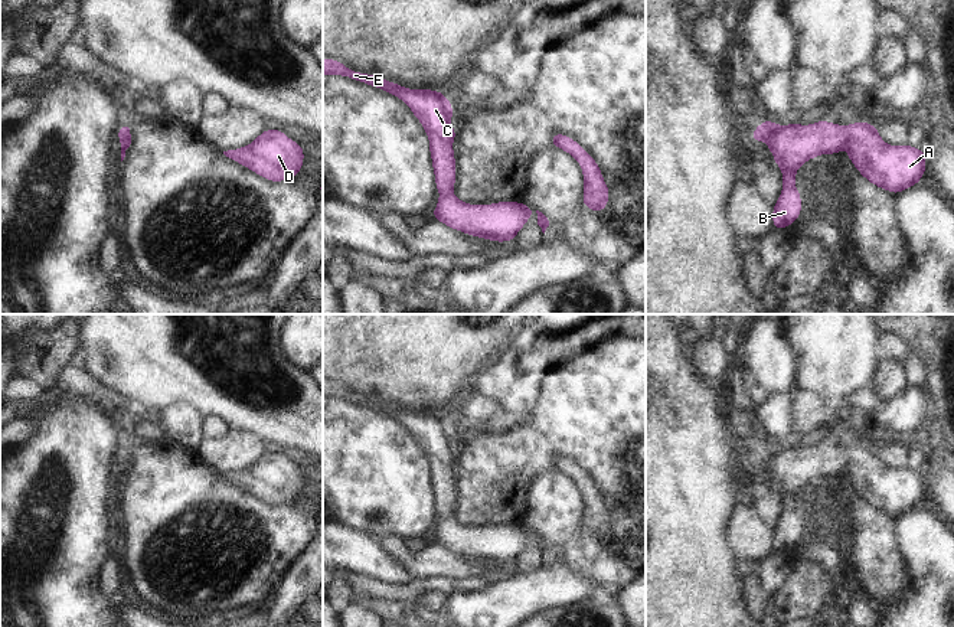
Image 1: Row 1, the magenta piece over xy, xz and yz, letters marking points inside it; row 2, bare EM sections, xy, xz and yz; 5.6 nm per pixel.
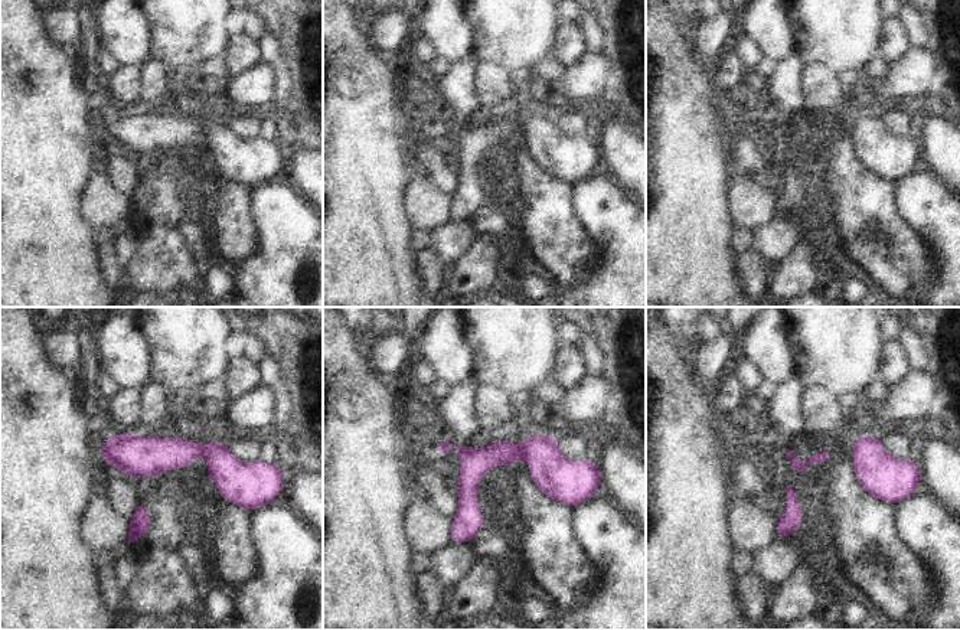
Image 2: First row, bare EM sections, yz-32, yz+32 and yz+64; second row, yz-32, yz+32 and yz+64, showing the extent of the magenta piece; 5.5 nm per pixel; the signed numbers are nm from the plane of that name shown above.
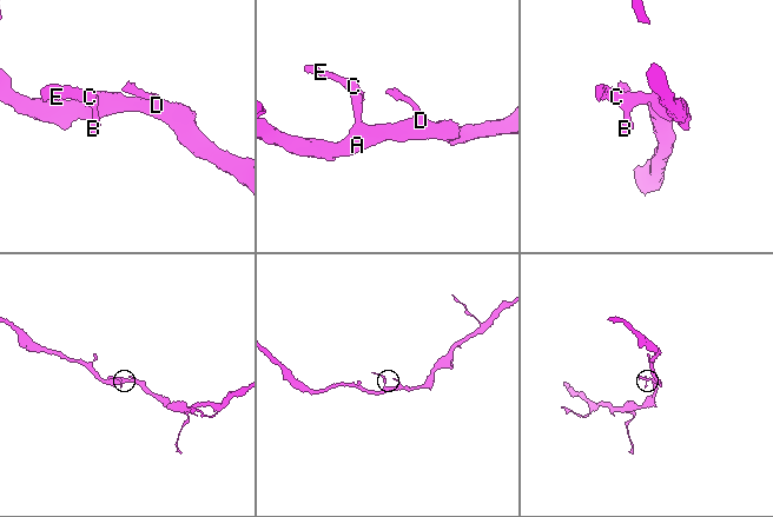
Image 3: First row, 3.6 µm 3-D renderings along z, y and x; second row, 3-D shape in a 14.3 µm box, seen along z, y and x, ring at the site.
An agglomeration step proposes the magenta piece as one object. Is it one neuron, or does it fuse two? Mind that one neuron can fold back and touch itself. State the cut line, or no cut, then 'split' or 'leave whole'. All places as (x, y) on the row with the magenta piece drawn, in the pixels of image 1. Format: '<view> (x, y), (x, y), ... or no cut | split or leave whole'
no cut | leave whole

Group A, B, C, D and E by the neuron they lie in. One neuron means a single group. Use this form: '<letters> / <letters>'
A B C D E

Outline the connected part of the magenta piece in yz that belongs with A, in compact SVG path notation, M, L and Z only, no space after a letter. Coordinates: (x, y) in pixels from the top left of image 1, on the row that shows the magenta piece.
M764 120L749 137L752 141L768 144L775 157L772 161L783 172L783 190L772 206L772 229L784 229L801 218L801 193L795 189L795 172L807 160L821 154L839 154L846 147L856 170L869 183L893 195L918 184L927 169L922 148L908 143L889 146L879 135L878 127L865 121L840 125L819 120L808 125L778 125Z

